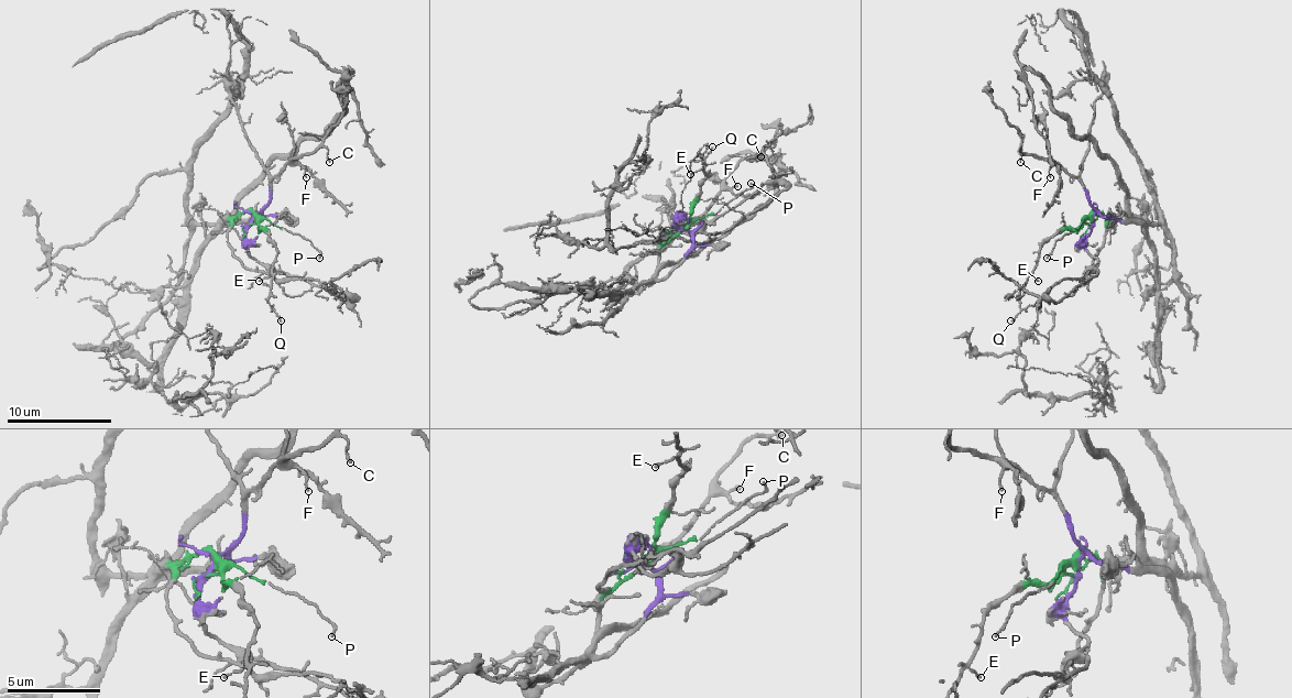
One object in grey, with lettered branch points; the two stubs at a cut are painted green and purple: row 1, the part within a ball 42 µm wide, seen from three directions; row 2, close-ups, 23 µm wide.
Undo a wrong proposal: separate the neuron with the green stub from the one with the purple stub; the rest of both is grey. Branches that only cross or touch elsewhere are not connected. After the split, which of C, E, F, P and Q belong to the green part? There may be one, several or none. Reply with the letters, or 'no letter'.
E, P, Q

